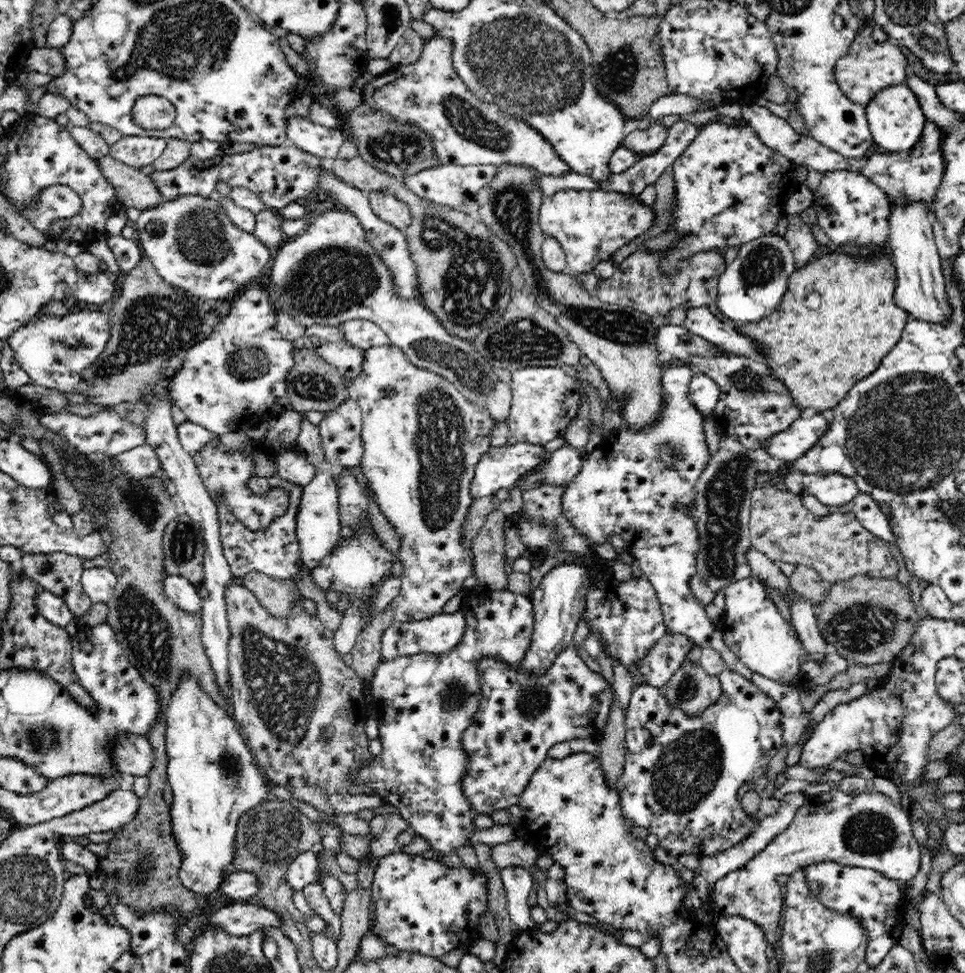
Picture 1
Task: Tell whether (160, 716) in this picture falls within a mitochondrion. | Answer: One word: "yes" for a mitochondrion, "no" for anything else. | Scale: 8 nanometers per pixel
no

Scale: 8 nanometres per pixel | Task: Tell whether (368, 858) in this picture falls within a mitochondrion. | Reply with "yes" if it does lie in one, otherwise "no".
no

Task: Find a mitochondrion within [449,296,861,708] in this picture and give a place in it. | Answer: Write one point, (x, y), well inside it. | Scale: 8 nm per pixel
(724, 494)

